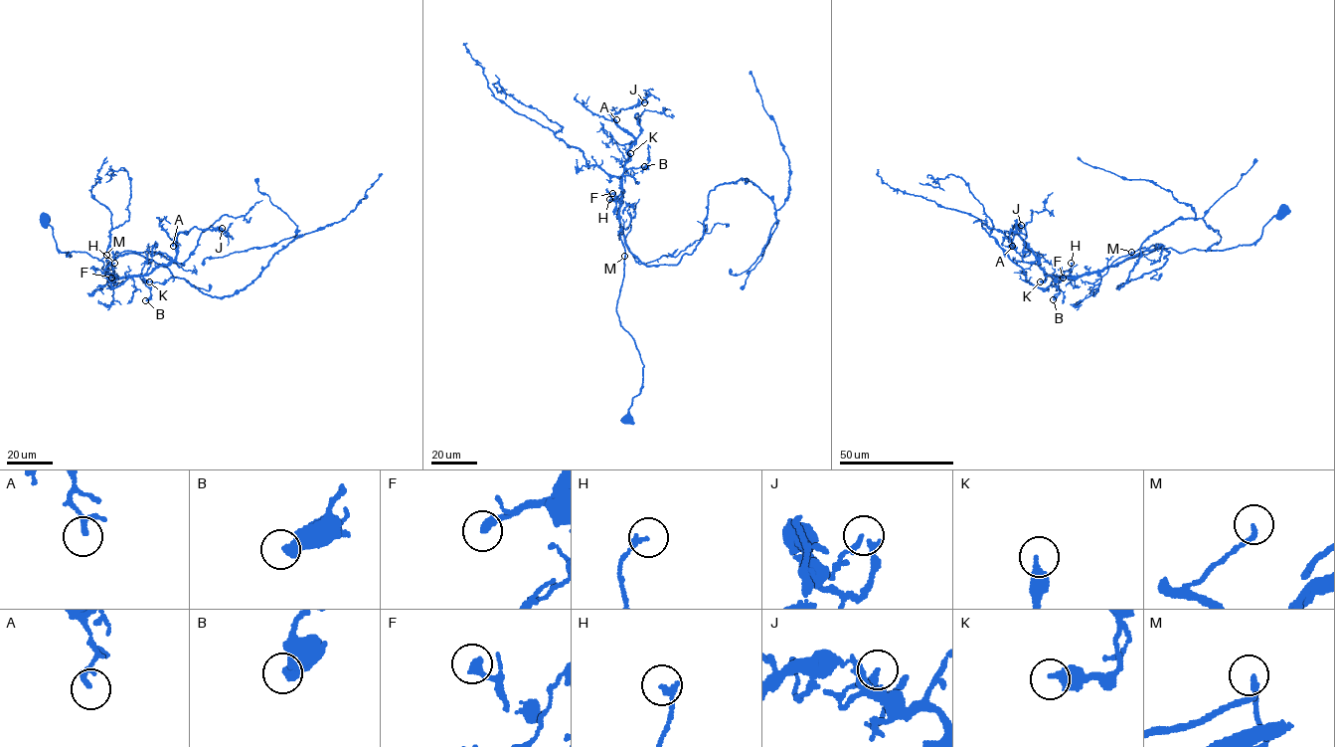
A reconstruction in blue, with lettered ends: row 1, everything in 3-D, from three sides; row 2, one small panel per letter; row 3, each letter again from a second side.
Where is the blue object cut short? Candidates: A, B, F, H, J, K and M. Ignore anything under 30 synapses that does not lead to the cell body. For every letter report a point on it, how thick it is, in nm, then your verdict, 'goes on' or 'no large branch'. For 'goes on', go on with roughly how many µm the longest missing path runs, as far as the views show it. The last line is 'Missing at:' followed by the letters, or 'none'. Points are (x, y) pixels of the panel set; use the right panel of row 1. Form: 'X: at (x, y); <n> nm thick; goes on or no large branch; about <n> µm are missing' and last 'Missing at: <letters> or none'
A: at (1012, 246); 150 nm thick; no large branch
B: at (1053, 299); 400 nm thick; no large branch
F: at (1063, 278); 320 nm thick; goes on; about 45 µm are missing
H: at (1071, 263); 200 nm thick; no large branch
J: at (1021, 225); 200 nm thick; no large branch
K: at (1040, 281); 400 nm thick; no large branch
M: at (1131, 252); 170 nm thick; no large branch
Missing at: F

